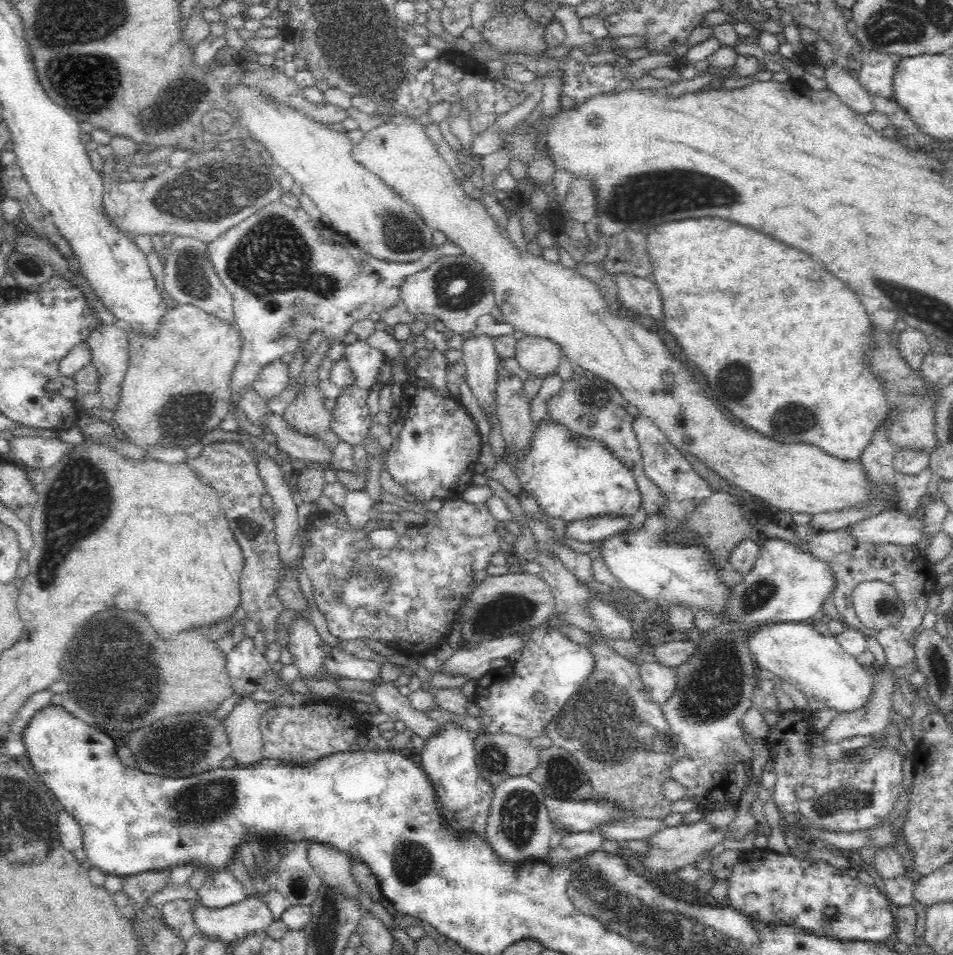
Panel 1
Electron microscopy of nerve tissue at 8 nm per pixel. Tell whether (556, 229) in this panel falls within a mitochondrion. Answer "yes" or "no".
no

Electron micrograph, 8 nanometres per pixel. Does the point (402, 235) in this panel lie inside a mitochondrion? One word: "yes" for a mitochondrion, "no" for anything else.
yes

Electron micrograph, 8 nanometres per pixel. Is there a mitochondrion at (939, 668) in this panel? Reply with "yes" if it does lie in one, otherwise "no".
yes

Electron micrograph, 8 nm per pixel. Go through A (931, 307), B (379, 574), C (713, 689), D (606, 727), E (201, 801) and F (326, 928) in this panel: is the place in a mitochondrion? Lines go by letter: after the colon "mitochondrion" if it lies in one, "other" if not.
A: mitochondrion
B: mitochondrion
C: mitochondrion
D: mitochondrion
E: mitochondrion
F: mitochondrion

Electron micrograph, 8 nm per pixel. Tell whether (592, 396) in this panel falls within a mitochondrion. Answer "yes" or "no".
yes

